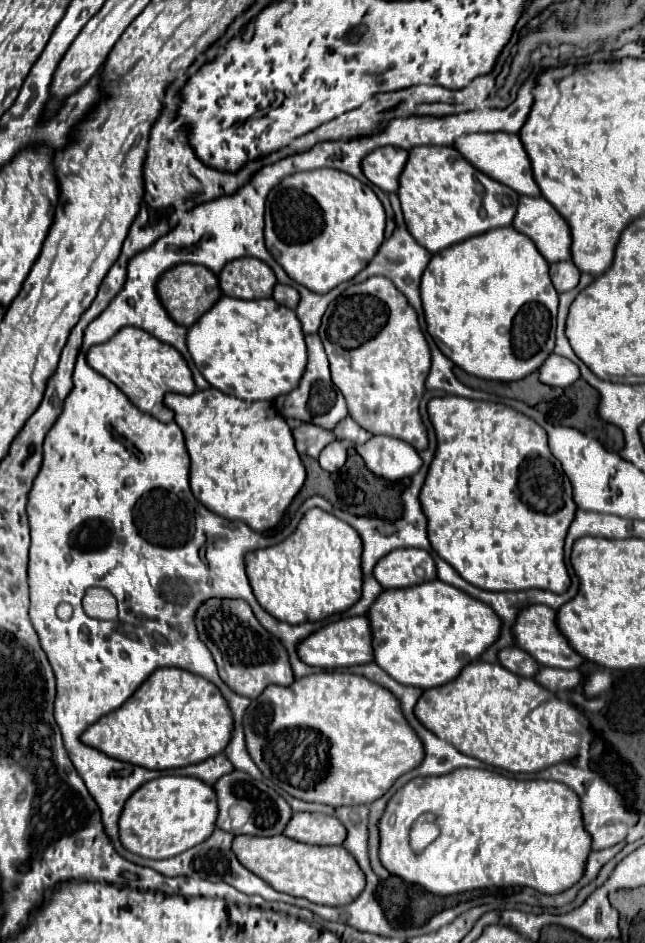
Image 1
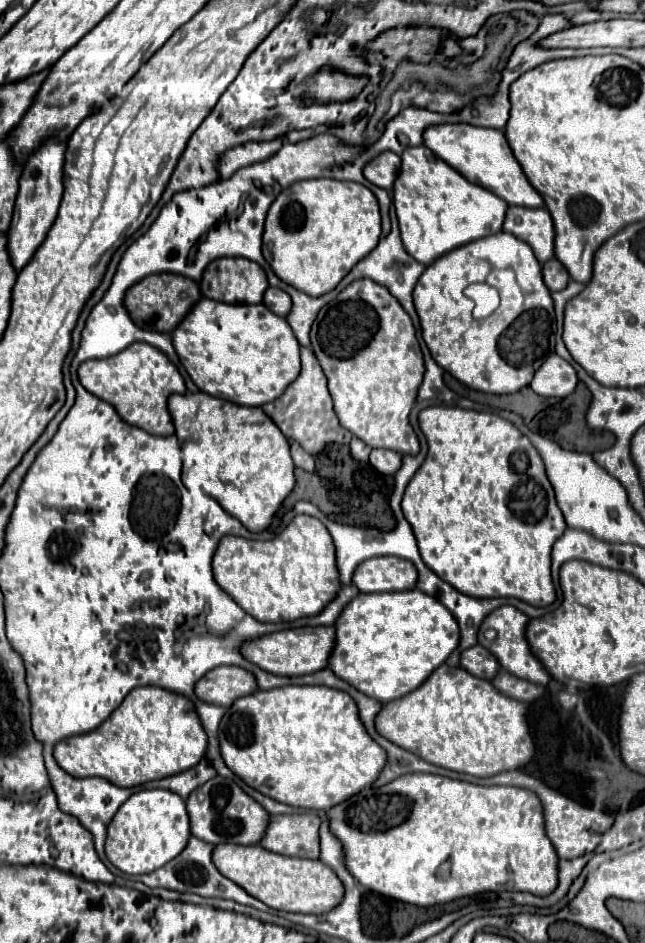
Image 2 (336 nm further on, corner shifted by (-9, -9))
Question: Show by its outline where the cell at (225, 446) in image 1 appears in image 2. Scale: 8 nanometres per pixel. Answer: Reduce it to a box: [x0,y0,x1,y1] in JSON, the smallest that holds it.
[169,393,295,531]

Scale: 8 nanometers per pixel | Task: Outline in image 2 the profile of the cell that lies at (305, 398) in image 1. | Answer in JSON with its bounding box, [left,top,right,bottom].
[263,347,345,455]

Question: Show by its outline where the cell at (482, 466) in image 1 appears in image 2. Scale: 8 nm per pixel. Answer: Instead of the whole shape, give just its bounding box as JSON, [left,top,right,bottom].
[401,405,567,607]

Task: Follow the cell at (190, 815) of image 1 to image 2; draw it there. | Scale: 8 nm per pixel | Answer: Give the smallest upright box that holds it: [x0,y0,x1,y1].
[105,789,191,875]

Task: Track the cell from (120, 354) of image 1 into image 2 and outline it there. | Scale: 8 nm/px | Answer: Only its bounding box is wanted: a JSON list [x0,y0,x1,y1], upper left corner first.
[79,343,187,435]

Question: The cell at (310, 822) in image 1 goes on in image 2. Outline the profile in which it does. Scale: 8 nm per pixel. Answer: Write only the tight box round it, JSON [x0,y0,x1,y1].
[261,815,319,859]

